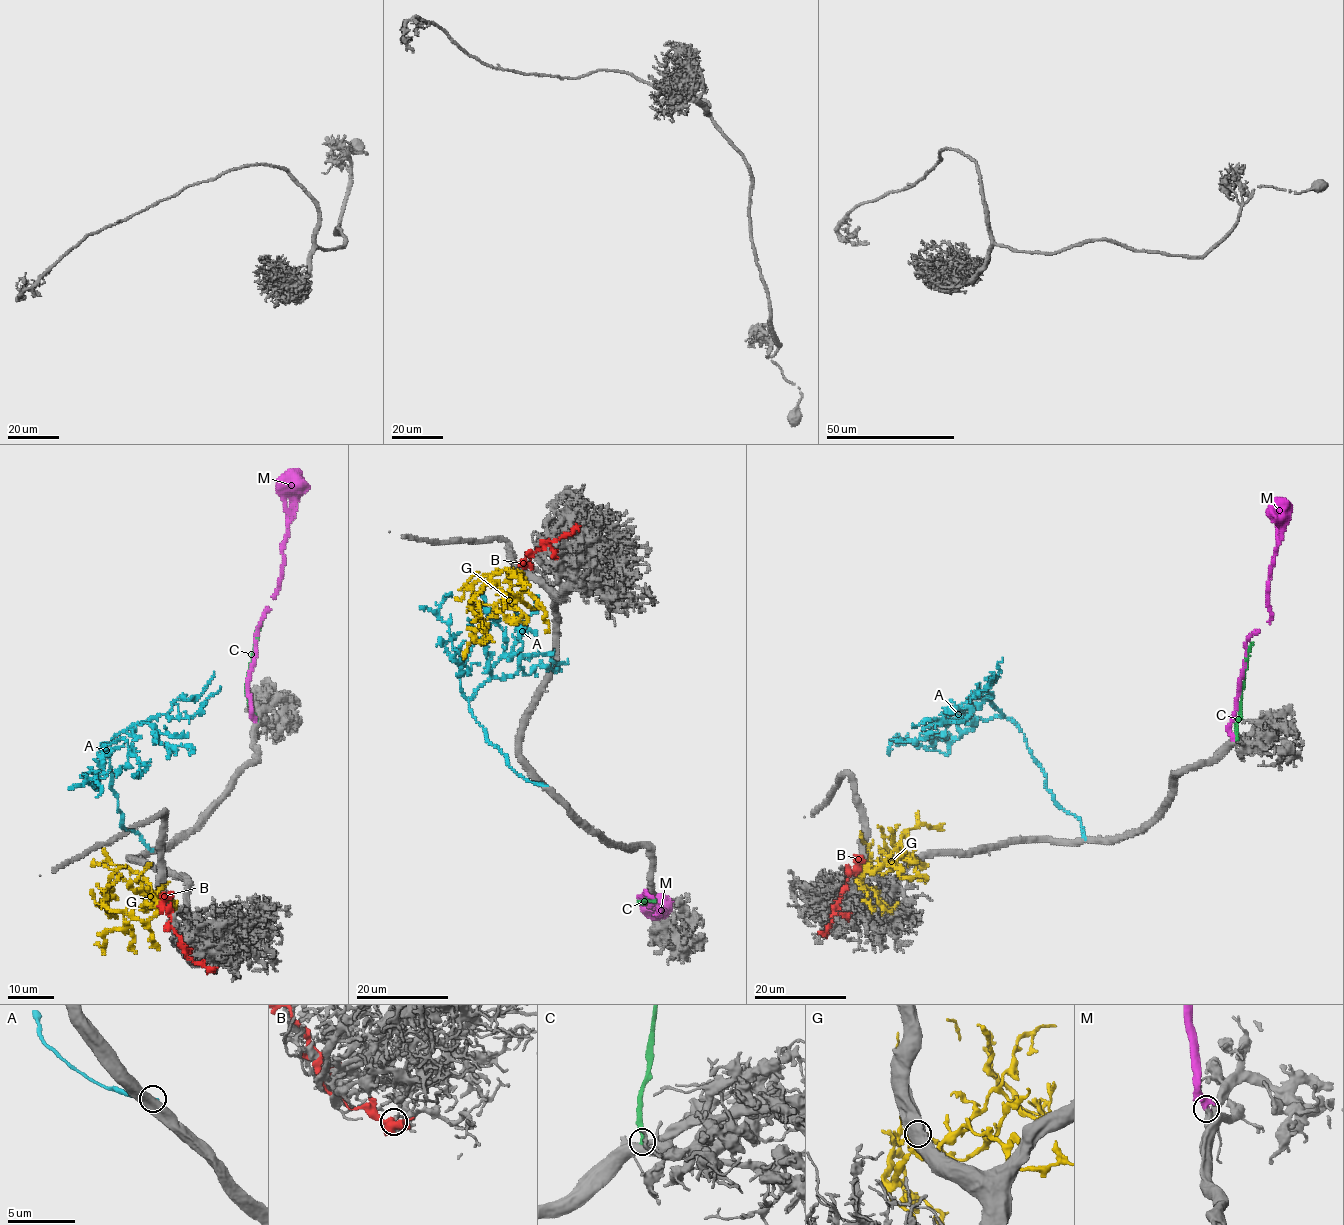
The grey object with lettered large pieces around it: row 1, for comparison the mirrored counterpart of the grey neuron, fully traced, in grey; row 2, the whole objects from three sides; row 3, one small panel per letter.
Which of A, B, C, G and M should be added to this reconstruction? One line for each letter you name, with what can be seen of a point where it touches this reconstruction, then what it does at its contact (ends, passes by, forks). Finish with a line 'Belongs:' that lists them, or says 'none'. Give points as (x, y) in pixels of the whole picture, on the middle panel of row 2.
M: meets grey at (650, 896); it ends there
Belongs: M

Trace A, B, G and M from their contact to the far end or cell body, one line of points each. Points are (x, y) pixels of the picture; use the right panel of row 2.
A: (1084, 839), (1081, 821), (1046, 787), (1022, 731), (1008, 718), (976, 718), (947, 755), (899, 738), (889, 754)
B: (824, 931), (832, 921), (832, 907), (860, 855)
G: (868, 865), (868, 869), (857, 881), (860, 868), (881, 866), (886, 861), (918, 859), (923, 866), (914, 866)
M: (1231, 738), (1228, 723), (1242, 675), (1245, 640), (1270, 619), (1269, 567), (1282, 536), (1279, 498)

